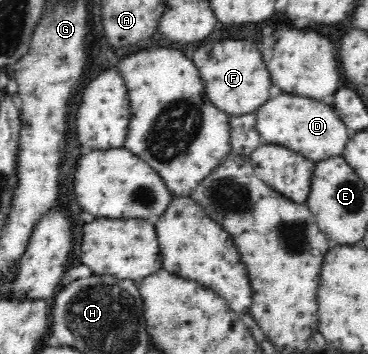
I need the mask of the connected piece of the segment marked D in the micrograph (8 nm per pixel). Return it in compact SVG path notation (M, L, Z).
M282 92L258 108L256 118L256 129L264 143L284 145L315 163L341 156L351 137L349 128L330 102L309 96Z

